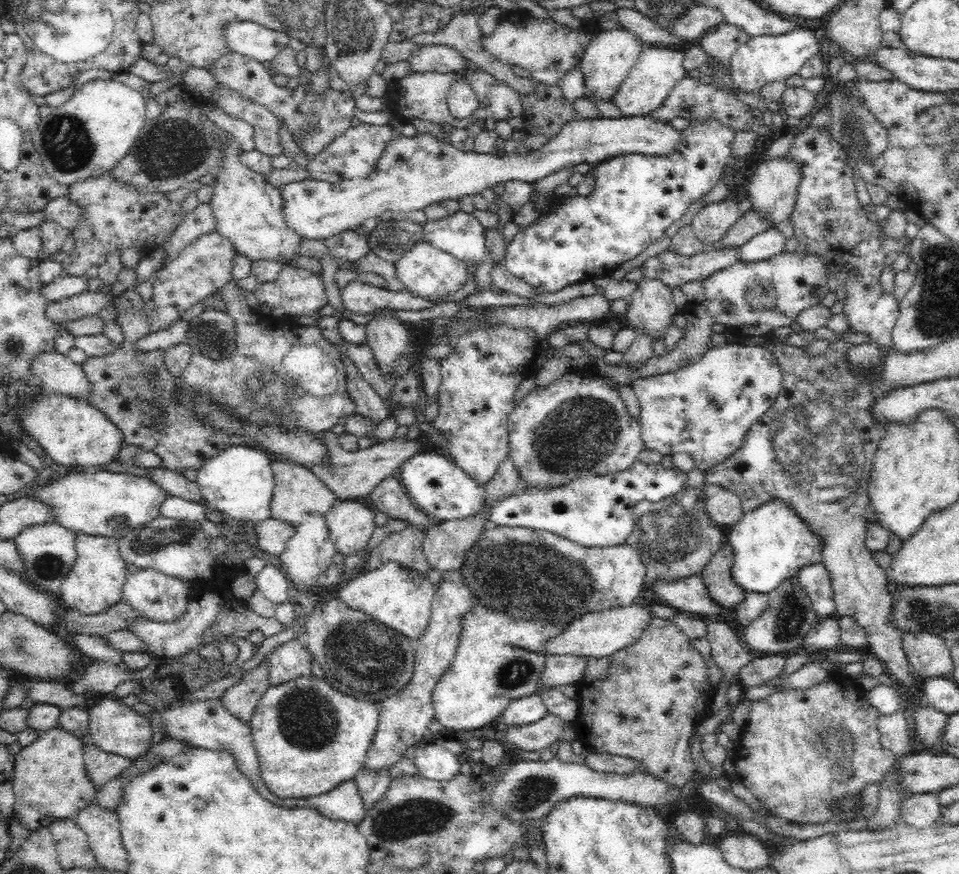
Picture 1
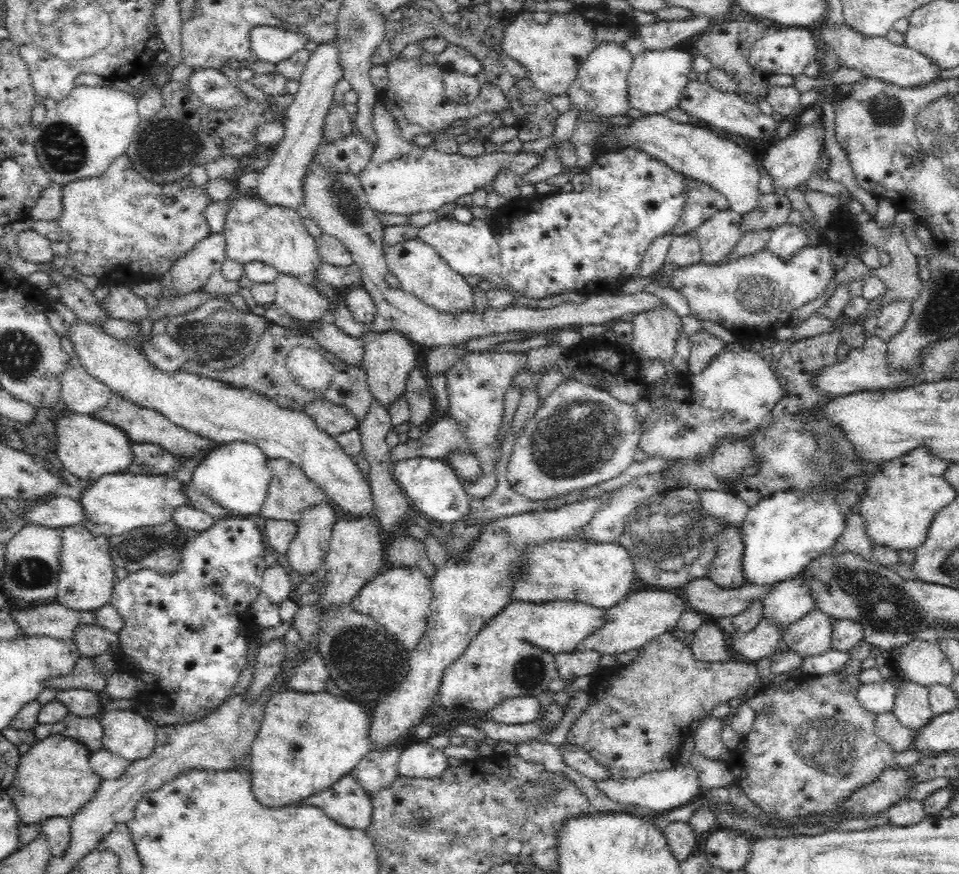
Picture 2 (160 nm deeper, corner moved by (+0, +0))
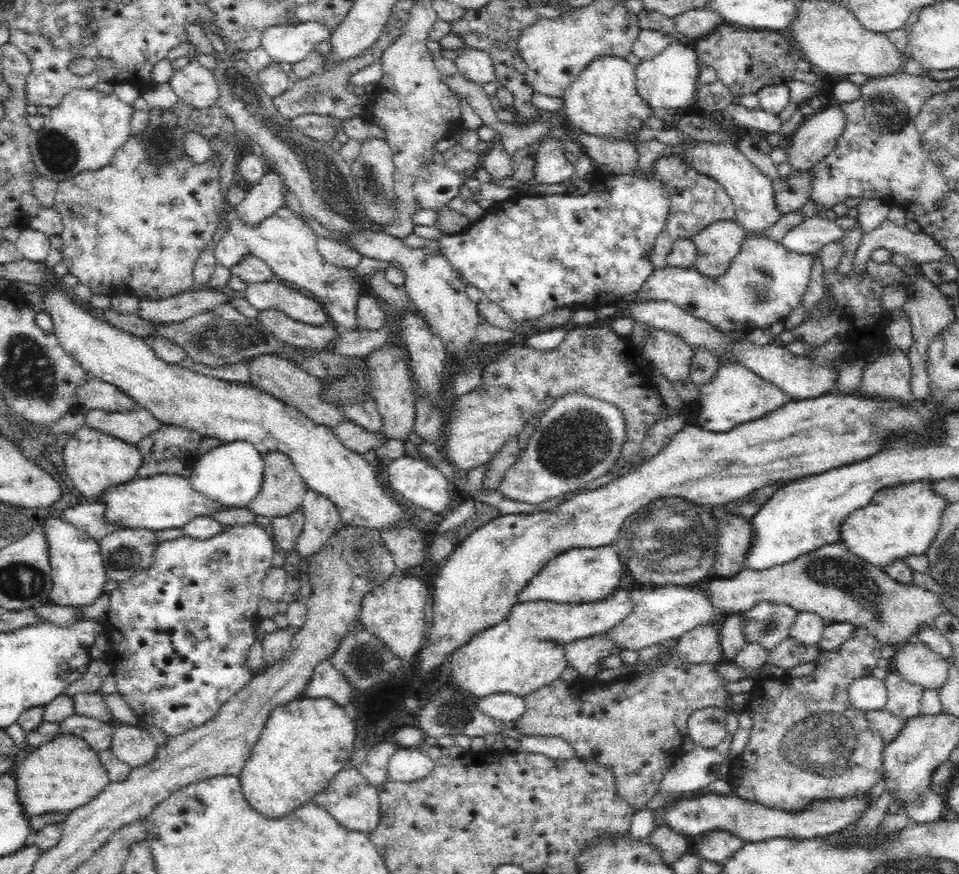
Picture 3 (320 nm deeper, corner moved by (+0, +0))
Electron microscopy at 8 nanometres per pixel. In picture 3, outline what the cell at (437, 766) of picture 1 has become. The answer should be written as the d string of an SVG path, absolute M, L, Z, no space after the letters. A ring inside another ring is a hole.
M398 748L388 760L388 778L396 782L414 782L433 772L434 763L418 749Z

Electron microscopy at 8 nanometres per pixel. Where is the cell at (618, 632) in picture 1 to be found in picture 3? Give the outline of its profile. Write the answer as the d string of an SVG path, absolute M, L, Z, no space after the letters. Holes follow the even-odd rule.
M668 585L652 587L630 592L632 611L622 622L607 630L603 636L614 641L616 646L628 650L642 650L647 646L654 646L666 640L678 639L685 632L700 625L719 627L726 614L711 605L707 590L690 588L686 585Z

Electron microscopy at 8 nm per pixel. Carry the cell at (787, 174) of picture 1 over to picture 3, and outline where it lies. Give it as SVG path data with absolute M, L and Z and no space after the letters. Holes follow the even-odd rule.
M838 106L826 107L804 120L788 148L790 166L801 172L820 162L837 143L846 126L846 115Z

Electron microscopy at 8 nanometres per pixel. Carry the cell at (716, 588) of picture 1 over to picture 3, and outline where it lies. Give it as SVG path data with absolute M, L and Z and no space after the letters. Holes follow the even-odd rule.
M728 511L717 524L719 536L713 570L721 579L732 578L746 568L746 557L751 547L754 530L751 520Z

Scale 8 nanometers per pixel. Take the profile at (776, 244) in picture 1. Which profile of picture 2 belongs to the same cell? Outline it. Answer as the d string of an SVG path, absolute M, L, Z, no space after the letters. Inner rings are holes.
M780 225L773 230L766 248L780 258L790 258L791 254L810 248L807 233L800 225Z

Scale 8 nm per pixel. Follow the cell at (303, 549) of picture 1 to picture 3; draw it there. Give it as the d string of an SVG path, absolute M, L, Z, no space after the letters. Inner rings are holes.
M306 490L301 506L305 522L293 550L295 562L300 557L317 553L341 525L338 507L323 494Z

